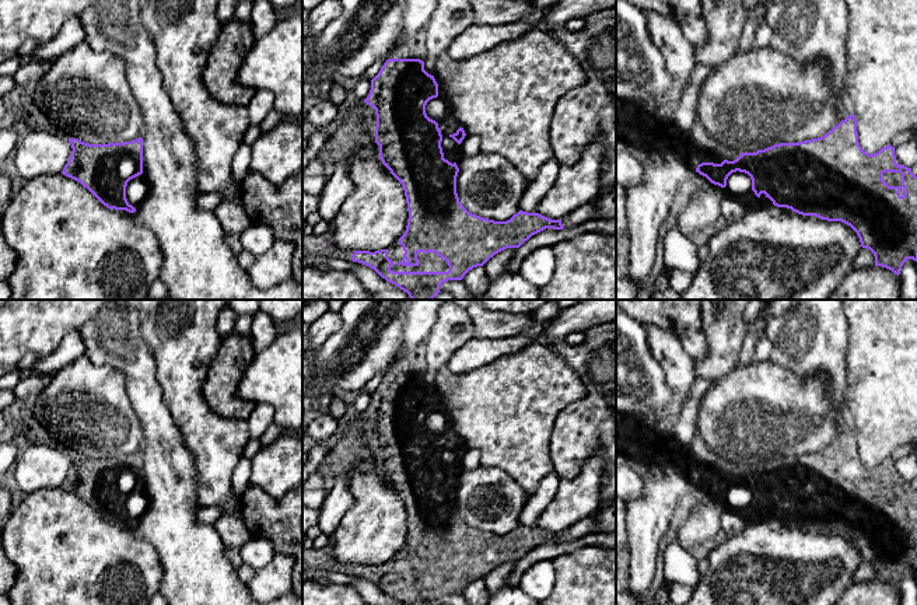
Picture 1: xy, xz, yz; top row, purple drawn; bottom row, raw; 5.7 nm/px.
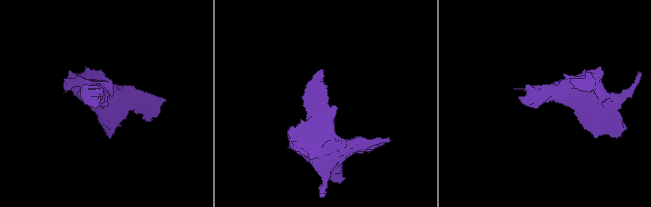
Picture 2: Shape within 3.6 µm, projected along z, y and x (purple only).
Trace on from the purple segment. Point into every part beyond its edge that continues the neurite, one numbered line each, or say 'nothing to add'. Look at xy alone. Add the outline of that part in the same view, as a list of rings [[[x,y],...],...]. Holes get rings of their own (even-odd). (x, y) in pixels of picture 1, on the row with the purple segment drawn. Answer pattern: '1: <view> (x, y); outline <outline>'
1: xy (136, 191); outline [[[139,175],[127,182],[126,199],[134,209],[144,200],[148,193],[147,181]]]

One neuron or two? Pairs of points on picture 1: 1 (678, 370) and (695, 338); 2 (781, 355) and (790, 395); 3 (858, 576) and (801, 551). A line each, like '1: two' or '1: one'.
1: two
2: two
3: two

